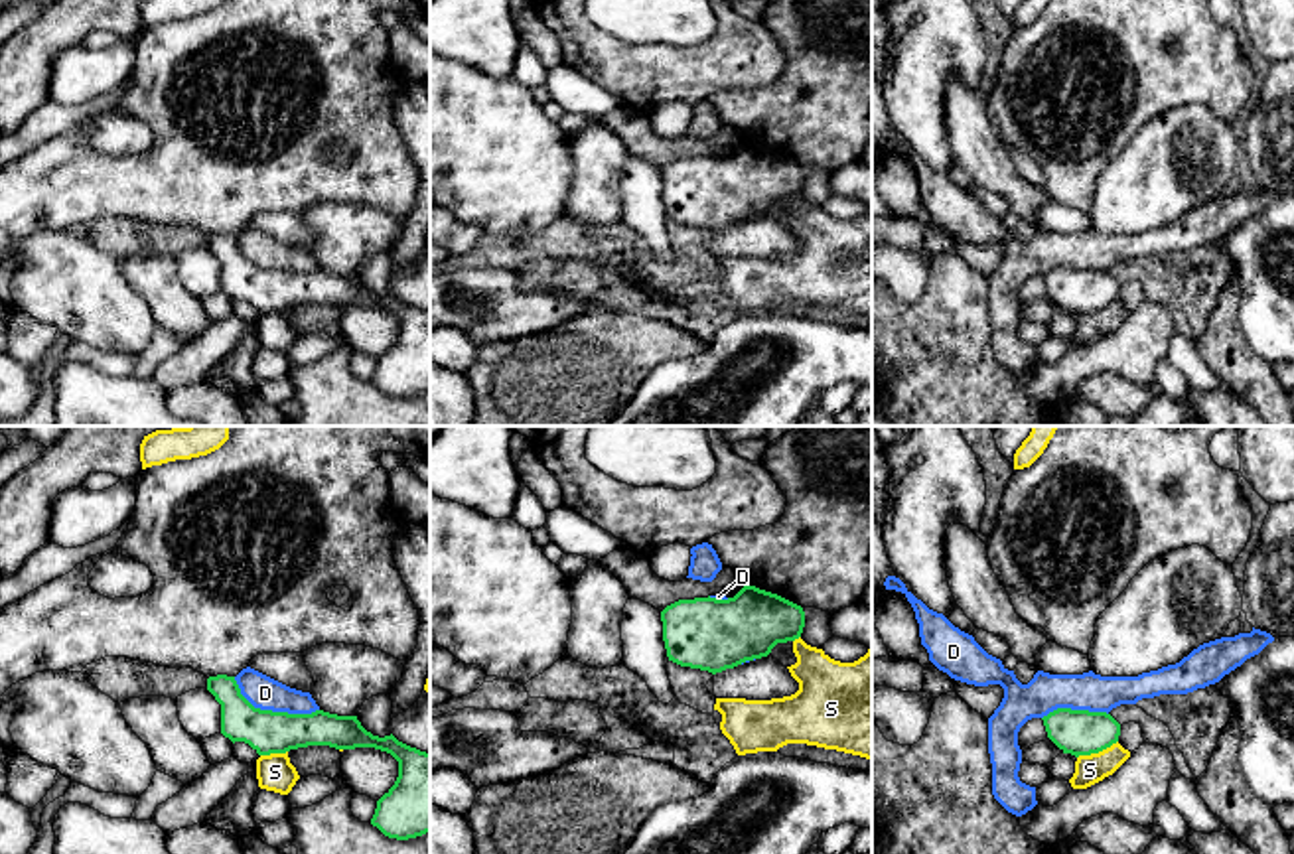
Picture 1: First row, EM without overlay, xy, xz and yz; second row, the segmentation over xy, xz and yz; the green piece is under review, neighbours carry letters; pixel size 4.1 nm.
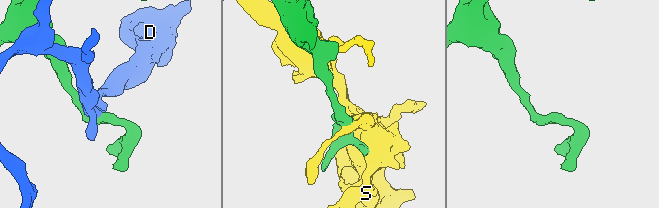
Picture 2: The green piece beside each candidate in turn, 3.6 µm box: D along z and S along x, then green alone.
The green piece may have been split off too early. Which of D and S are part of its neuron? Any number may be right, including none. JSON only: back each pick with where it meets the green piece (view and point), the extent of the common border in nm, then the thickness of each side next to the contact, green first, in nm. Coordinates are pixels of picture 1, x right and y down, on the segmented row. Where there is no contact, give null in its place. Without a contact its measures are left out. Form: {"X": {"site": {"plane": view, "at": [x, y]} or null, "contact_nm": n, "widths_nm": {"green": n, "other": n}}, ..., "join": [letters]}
{"join": []}

